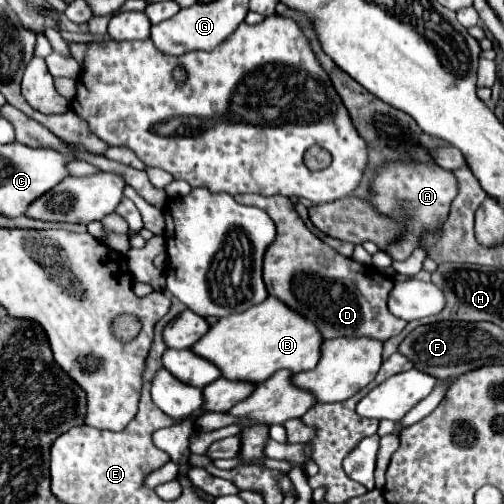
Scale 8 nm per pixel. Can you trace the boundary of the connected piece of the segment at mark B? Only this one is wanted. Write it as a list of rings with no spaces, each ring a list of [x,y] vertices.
[[[267,297],[263,303],[253,305],[243,313],[221,317],[191,347],[193,353],[213,361],[221,369],[223,379],[253,385],[265,381],[279,369],[287,369],[291,373],[311,371],[319,361],[319,349],[321,335],[317,327],[275,297]]]

